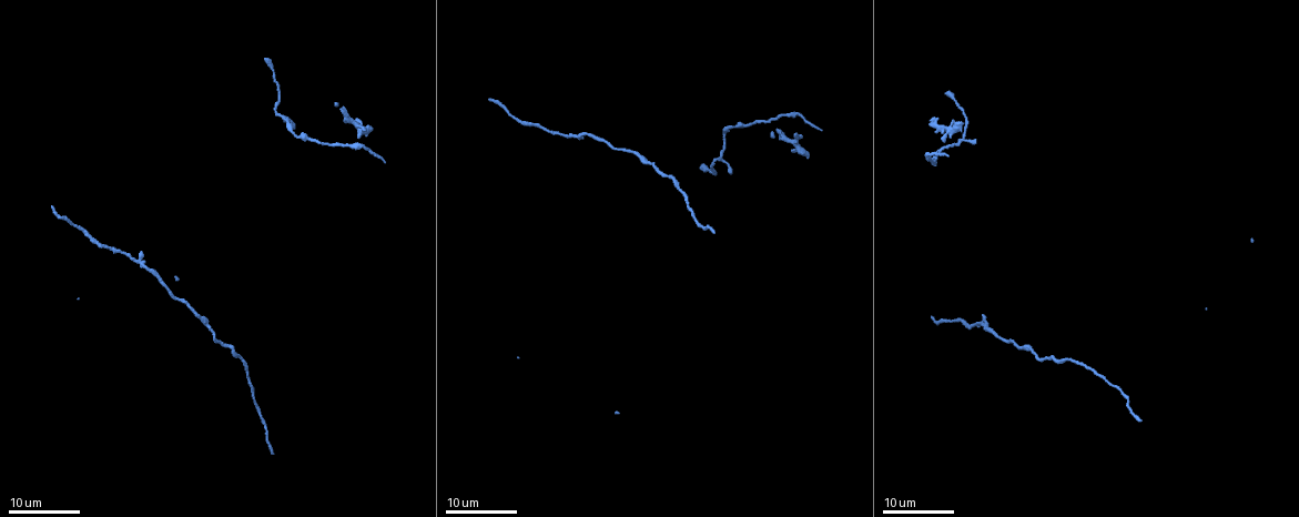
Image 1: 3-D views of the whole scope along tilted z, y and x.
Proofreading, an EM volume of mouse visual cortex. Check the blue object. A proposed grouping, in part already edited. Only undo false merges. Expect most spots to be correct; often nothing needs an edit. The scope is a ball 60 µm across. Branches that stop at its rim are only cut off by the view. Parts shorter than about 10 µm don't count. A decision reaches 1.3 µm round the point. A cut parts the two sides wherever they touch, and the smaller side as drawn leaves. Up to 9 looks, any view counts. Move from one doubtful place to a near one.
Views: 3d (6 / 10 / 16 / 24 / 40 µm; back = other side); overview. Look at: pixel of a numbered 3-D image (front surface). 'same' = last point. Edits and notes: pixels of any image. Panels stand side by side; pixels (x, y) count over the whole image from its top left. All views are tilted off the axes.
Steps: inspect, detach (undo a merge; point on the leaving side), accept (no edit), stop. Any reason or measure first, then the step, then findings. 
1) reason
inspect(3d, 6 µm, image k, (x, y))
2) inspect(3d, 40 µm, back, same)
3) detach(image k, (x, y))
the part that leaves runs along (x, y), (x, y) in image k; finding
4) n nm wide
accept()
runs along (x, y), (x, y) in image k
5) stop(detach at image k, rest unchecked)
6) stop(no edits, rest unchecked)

inspect(3d, 16 µm, image 1, (1094, 371))

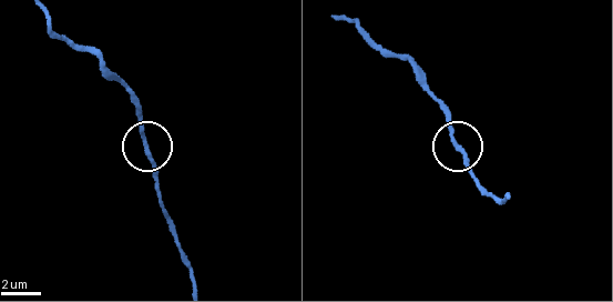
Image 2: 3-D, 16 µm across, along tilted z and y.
closer look
inspect(3d, 10 µm, image 2, (147, 143))

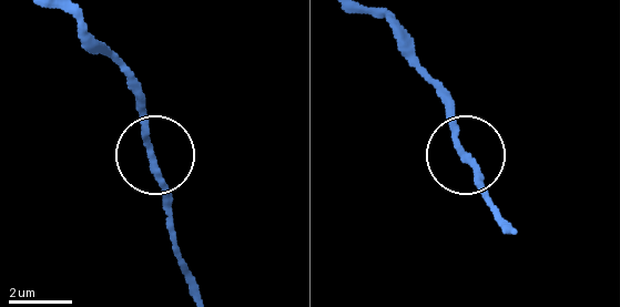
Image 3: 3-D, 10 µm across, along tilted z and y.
side arm 13 µm
accept()
runs along (385, 18), (404, 60), (446, 103), (451, 141), (476, 188) in image 3; one neuron here

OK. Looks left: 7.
four-way junction
inspect(3d, 24 µm, image 1, (138, 260))

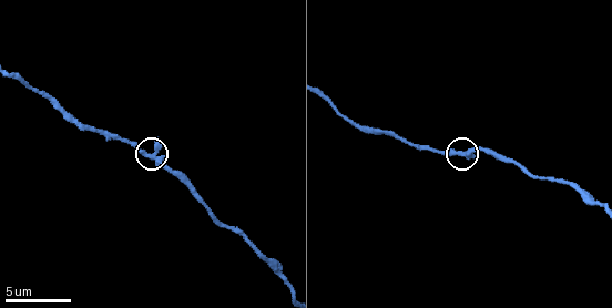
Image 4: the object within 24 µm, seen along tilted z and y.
inspect(3d, 10 µm, image 4, (150, 157))

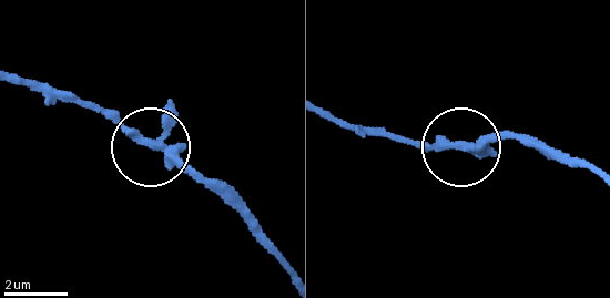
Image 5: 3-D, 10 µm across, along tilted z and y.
side arm 18 µm
accept()
runs along (598, 175), (518, 137), (463, 150), (409, 142) in image 5; one neuron here

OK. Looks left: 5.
inspect(3d, 6 µm, image 4, (225, 227))

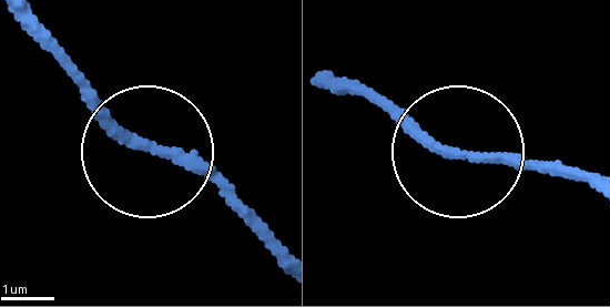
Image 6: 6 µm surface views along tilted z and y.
190 nm wide
accept()
runs along (155, 156), (190, 167), (252, 226) in image 6; continuous, no second neuron

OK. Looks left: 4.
inspect(3d, 24 µm, image 1, (292, 127))

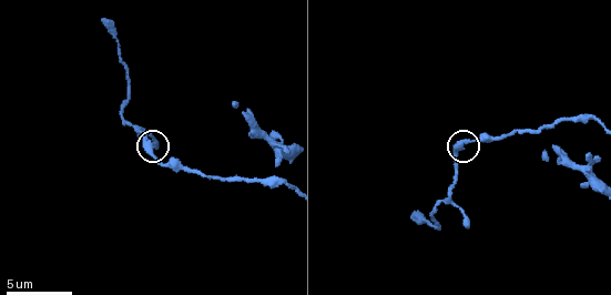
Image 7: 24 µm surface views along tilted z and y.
inspect(3d, 10 µm, image 7, (148, 150))

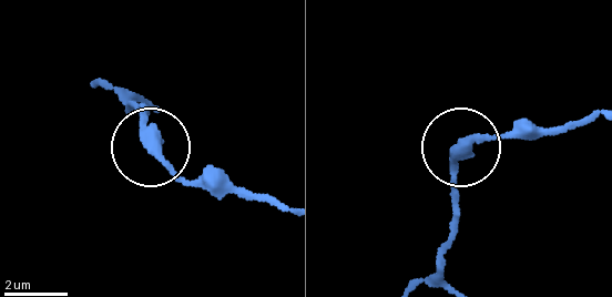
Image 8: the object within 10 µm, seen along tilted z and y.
350 nm wide
accept()
continuous, no second neuron

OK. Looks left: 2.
stop(no edits, rest unchecked)

